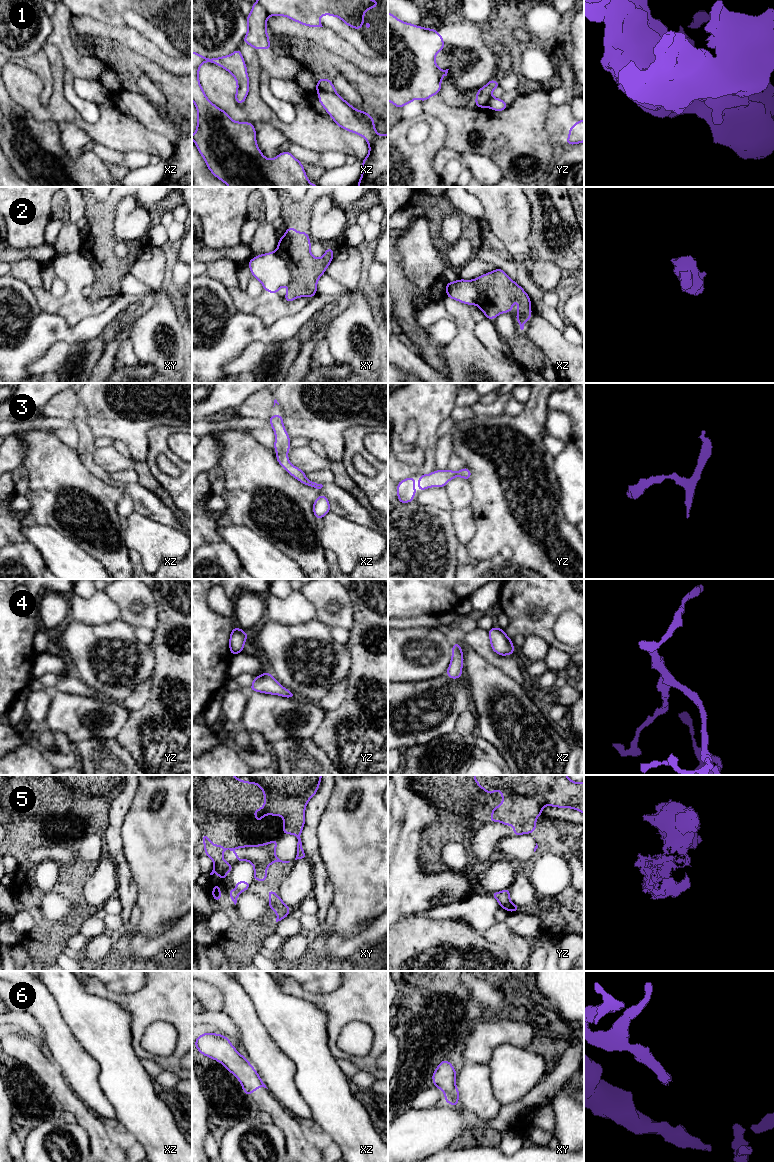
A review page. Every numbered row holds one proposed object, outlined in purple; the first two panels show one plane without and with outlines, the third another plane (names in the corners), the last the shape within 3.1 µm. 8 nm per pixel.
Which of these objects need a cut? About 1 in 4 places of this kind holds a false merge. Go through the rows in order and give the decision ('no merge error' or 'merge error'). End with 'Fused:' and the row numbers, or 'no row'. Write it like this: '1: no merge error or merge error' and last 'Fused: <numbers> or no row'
1: merge error
2: merge error
3: no merge error
4: no merge error
5: no merge error
6: no merge error
Fused: 1, 2

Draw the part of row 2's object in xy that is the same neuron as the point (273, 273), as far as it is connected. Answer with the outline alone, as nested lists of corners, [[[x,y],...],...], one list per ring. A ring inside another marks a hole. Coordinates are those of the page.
[[[276,251],[258,255],[249,260],[248,264],[252,277],[258,279],[267,292],[277,294],[290,281],[289,269]]]

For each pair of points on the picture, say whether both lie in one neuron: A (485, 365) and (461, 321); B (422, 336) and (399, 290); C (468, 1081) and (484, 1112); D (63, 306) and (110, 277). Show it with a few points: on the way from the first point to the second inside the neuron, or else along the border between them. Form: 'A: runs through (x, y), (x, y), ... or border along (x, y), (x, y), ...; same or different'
A: runs through (474, 354), (466, 346), (466, 332); same
B: runs through (411, 325), (405, 317), (404, 301); same
C: runs through (475, 1089), (476, 1096), (483, 1104); same
D: border along (87, 299), (92, 303); different

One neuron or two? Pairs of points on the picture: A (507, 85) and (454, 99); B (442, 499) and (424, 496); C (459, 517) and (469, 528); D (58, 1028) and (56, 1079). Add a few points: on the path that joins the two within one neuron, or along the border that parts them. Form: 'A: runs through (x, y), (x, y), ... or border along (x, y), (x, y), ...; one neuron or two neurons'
A: border along (510, 71), (502, 78), (499, 85); two neurons
B: runs through (438, 497), (428, 496); one neuron
C: runs through (462, 520), (466, 525); one neuron
D: border along (48, 1056), (70, 1086); two neurons

